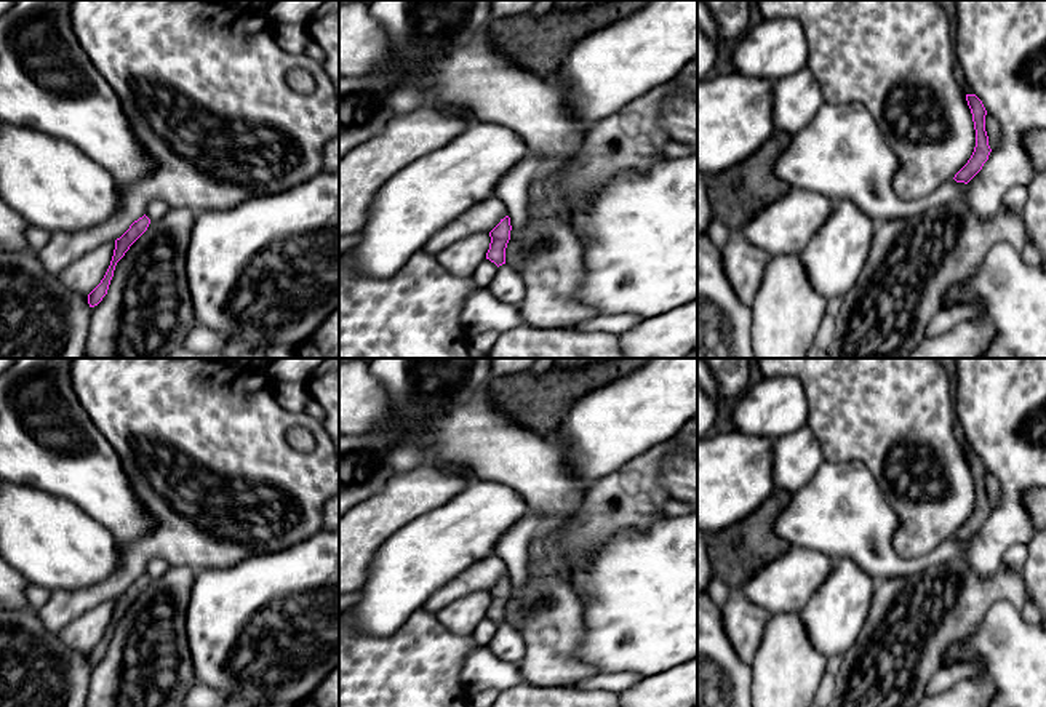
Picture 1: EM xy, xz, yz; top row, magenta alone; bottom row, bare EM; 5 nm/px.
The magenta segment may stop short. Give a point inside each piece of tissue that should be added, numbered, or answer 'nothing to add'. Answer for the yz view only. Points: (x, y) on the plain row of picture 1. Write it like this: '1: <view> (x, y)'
nothing to add

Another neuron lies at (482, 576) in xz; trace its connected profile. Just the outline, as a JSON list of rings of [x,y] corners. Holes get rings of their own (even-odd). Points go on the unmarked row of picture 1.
[[[489,555],[475,561],[467,569],[459,573],[453,581],[437,589],[425,608],[438,614],[451,601],[475,592],[489,592],[505,574],[509,574],[507,565],[497,555]]]

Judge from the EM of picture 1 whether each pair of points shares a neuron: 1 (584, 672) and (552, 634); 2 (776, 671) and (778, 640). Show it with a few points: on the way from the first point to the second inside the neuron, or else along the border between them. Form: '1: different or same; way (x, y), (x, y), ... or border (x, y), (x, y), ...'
1: same; way (574, 664), (554, 643)
2: same; way (778, 663), (778, 648)

